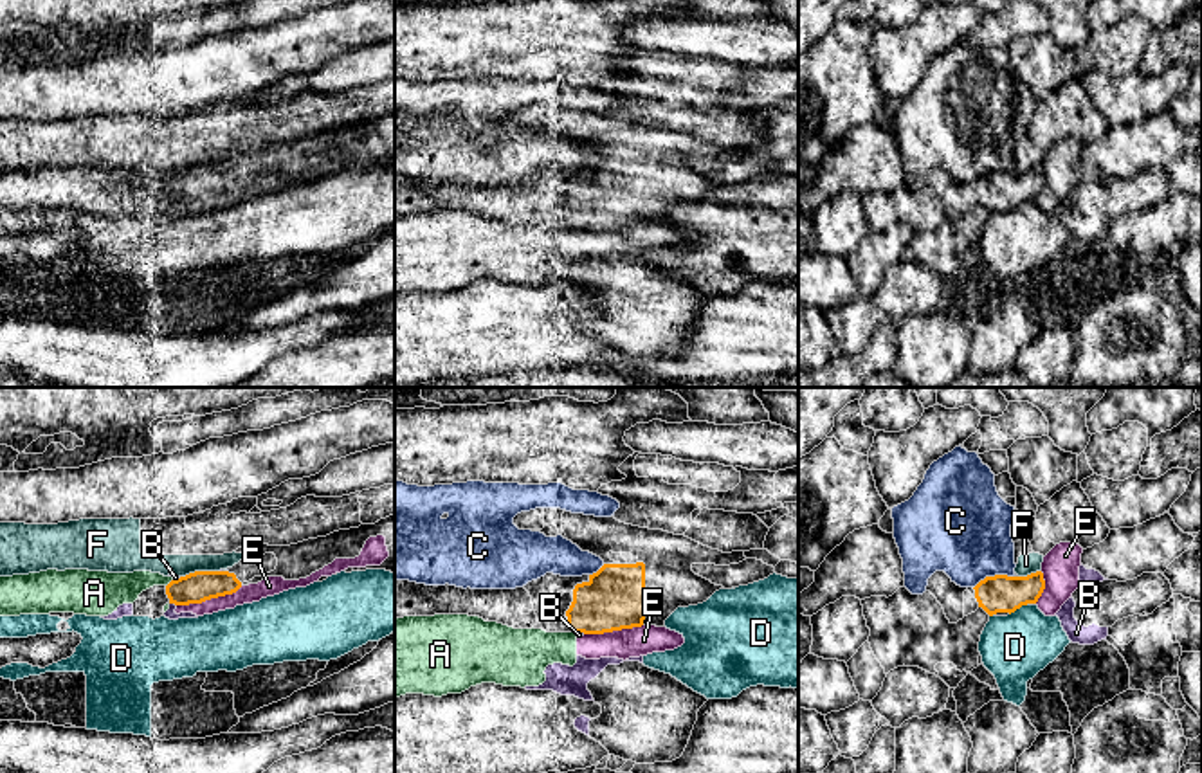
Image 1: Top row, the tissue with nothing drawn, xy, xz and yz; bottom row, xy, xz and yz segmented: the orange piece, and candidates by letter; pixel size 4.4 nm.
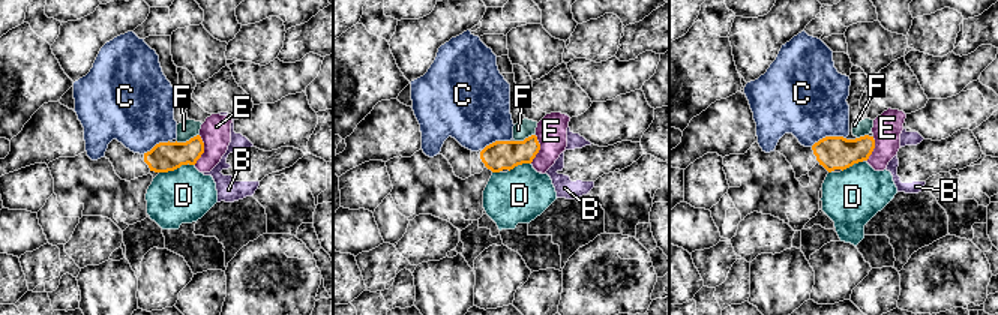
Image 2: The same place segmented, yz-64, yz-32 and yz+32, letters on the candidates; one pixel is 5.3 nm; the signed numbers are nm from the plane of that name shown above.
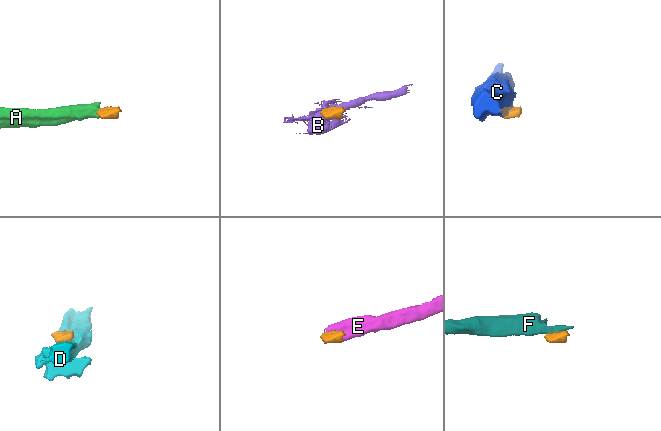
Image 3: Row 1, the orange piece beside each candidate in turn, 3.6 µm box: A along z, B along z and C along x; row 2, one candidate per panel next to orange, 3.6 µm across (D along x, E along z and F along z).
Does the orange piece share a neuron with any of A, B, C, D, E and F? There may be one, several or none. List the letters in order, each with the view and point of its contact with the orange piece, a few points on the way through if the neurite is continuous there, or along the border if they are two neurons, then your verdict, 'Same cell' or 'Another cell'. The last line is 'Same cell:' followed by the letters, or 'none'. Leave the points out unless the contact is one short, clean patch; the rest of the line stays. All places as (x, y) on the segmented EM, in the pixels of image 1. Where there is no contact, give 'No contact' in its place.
A: Touches orange at xy (170, 582). Another cell
B: Touches orange at xy (173, 602). Another cell
C: Touches orange at yz (995, 575). Boundary: yz (1013, 575), (986, 575), (974, 588). Another cell
D: Touches orange at yz (1019, 608). Boundary: yz (1028, 602), (1010, 615). Another cell
E: Touches orange at xy (209, 599). Boundary: xy (242, 586), (231, 593), (177, 606). Another cell
F: Touches orange at xy (199, 572). Another cell
Same cell: none

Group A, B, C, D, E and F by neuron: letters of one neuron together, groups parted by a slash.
A E / B / C / D / F

